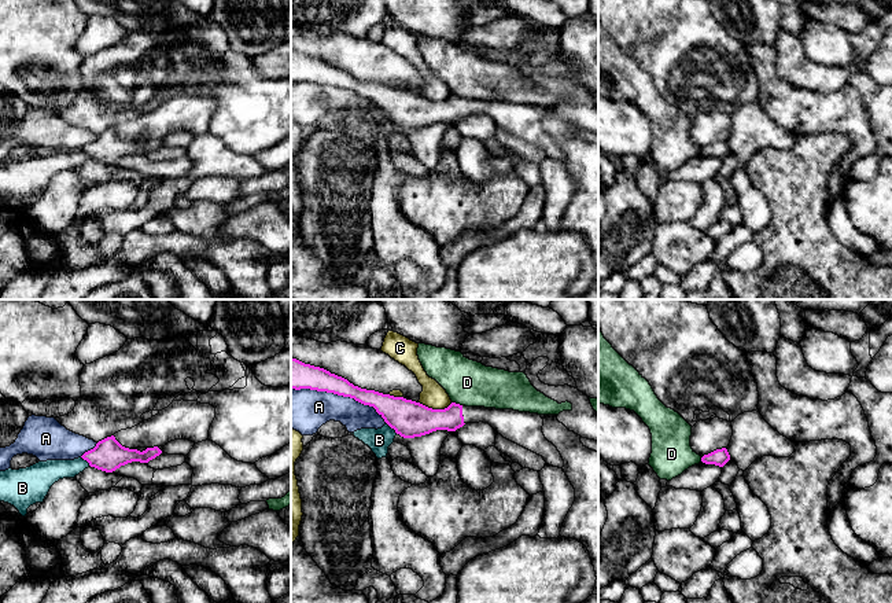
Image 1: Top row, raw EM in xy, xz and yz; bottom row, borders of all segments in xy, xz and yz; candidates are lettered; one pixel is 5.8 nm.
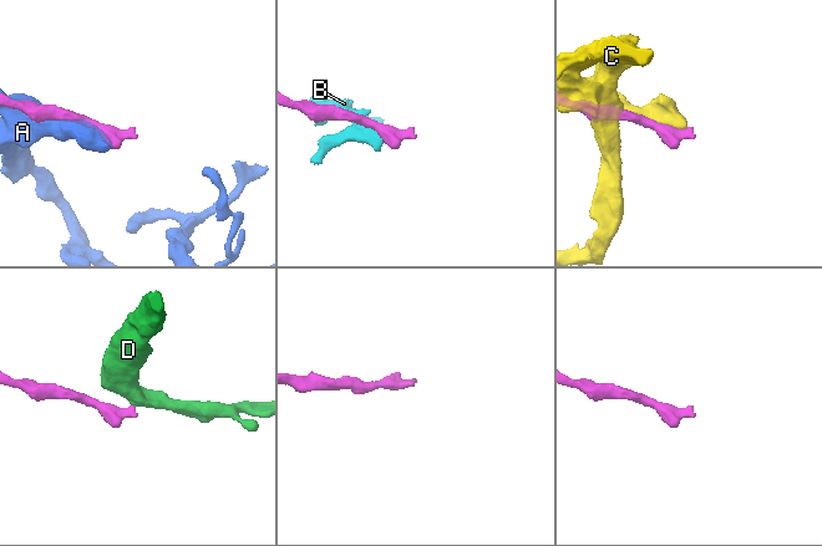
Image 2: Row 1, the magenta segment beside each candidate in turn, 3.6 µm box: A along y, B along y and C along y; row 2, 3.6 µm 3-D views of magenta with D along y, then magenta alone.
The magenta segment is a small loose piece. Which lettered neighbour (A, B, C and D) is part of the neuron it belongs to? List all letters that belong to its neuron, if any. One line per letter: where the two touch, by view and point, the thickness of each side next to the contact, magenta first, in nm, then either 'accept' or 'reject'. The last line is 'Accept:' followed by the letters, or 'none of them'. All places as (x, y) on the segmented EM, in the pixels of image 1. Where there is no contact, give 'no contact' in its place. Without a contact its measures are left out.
A: xz (339, 394) | 150/260 nm | reject
B: xz (391, 427) | 220/130 nm | reject
C: xz (435, 410) | 220/150 nm | reject
D: xz (457, 404) | 190/260 nm | reject
Accept: none of them

